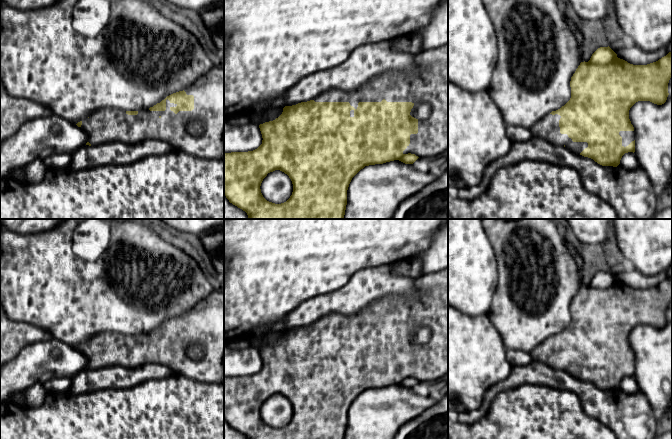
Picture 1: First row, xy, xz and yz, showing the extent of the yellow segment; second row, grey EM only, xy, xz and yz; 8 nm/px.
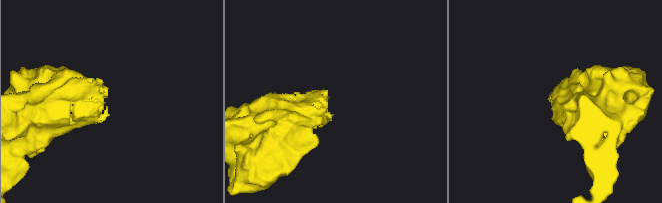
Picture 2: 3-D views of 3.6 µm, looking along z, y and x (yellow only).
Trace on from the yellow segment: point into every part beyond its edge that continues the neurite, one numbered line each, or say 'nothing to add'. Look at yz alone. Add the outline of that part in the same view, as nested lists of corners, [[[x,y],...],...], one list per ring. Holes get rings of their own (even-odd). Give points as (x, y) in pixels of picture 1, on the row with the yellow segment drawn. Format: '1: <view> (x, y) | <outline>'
1: yz (547, 128) | [[[558,114],[546,115],[530,129],[533,136],[541,137],[557,146],[565,146],[567,149],[580,155],[588,147],[588,143],[573,142],[567,134],[561,134],[559,127],[560,118],[561,116]]]

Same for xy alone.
1: xy (107, 125) | [[[214,66],[184,91],[187,95],[194,96],[192,111],[179,111],[175,114],[170,108],[176,107],[177,104],[171,103],[168,99],[165,111],[146,109],[138,111],[137,115],[128,115],[126,111],[104,108],[82,120],[81,128],[87,133],[91,146],[114,141],[135,144],[147,139],[158,139],[170,143],[175,150],[201,159],[224,157],[224,69]],[[195,120],[205,124],[205,132],[202,135],[194,136],[187,131],[187,125]]]

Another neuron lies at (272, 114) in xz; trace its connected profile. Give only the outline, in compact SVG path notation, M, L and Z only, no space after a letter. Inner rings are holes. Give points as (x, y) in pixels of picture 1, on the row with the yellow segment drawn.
M283 108L270 109L266 112L265 117L261 120L260 124L273 121L278 118L283 112Z

